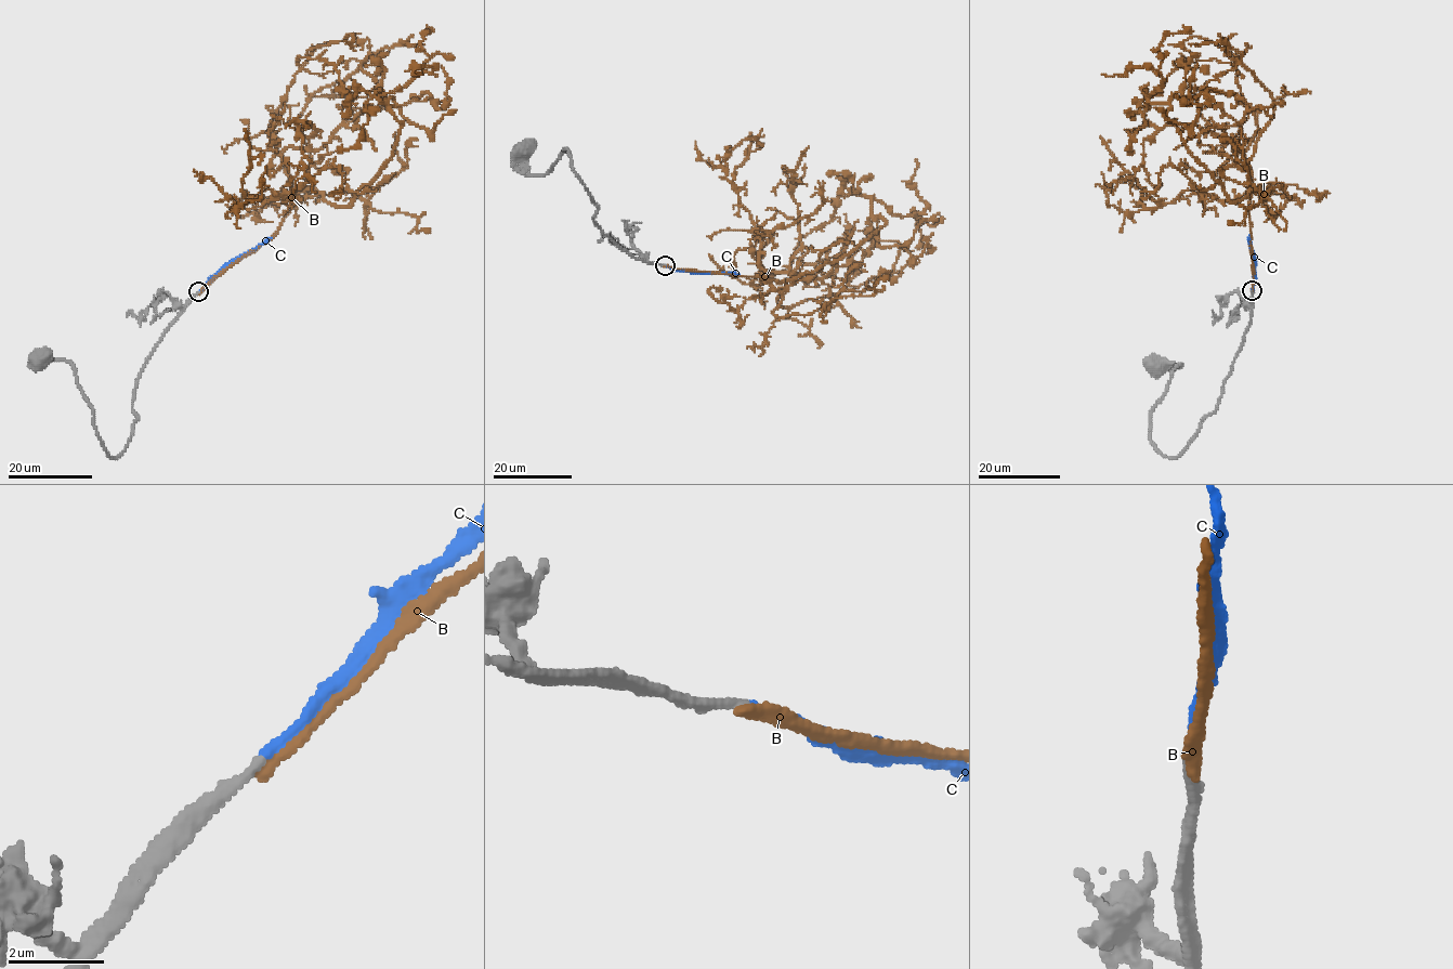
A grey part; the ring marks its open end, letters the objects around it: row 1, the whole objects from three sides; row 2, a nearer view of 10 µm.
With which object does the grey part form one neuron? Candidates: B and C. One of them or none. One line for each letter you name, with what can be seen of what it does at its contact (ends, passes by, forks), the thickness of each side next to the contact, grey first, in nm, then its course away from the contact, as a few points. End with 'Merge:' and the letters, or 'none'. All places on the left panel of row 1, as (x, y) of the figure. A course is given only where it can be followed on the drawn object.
C: it ends | 200/220 nm | via (198, 291), (225, 265), (271, 237)
Merge: C

